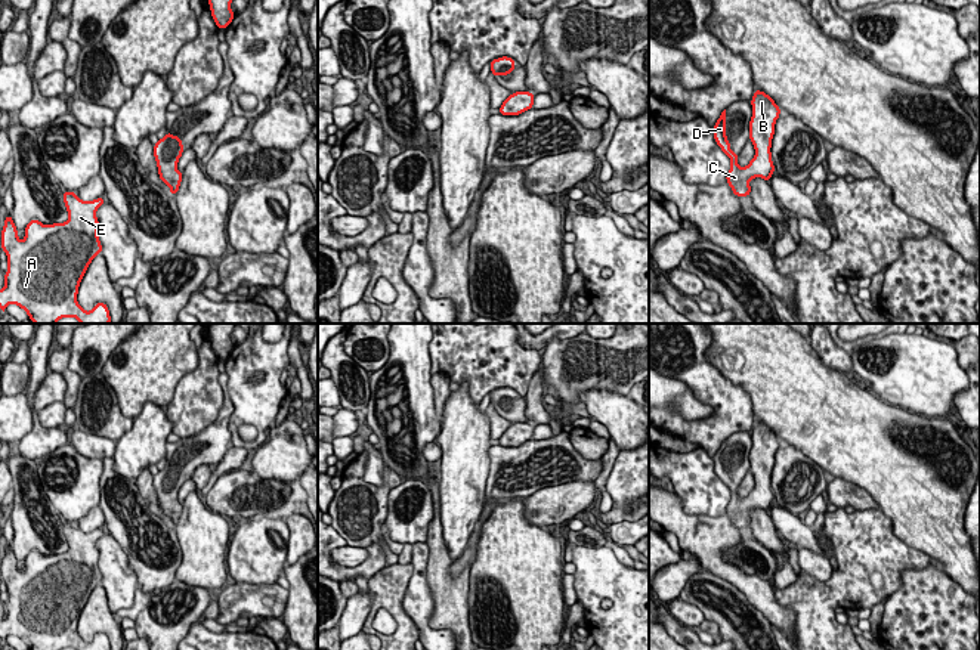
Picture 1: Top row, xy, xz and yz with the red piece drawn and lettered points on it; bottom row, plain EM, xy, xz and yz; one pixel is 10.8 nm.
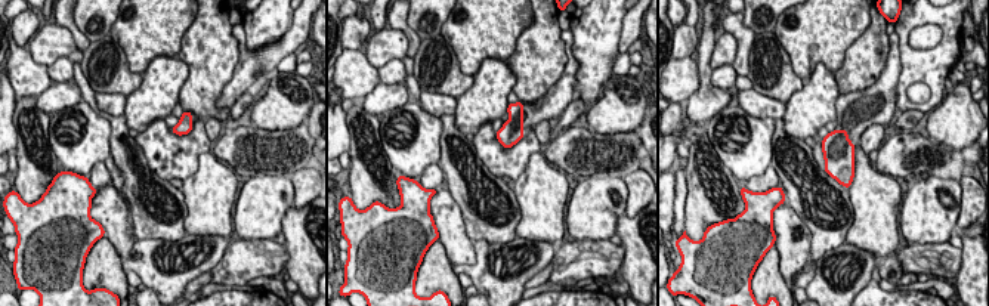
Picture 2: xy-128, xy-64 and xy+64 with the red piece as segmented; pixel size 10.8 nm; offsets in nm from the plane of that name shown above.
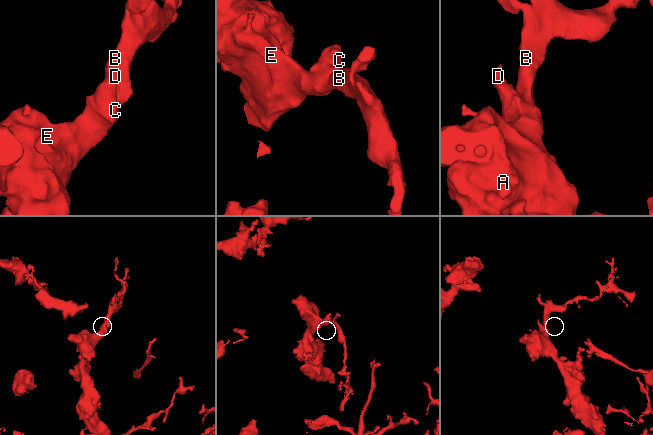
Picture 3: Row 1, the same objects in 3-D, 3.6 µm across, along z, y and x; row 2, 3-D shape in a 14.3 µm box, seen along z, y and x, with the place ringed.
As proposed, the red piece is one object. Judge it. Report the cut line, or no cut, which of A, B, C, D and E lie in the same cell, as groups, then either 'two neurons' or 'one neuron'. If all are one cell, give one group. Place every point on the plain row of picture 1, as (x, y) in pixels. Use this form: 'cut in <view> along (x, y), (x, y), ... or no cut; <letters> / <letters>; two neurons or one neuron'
no cut; A B C D E; one neuron

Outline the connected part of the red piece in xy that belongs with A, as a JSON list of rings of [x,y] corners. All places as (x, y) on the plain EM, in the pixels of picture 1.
[[[65,521],[64,533],[69,547],[67,552],[43,555],[33,550],[25,557],[22,572],[18,569],[12,547],[4,548],[0,578],[7,586],[7,603],[4,618],[0,620],[0,640],[4,643],[9,635],[16,635],[27,643],[30,650],[111,650],[105,634],[96,634],[90,643],[86,643],[77,632],[78,618],[89,595],[102,584],[96,542],[105,529],[86,533],[75,523]]]

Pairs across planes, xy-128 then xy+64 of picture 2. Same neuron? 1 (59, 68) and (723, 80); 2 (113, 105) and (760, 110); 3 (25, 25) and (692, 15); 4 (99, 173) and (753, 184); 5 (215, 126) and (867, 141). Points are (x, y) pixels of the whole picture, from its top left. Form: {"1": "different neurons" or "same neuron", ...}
{"1": "same neuron", "2": "same neuron", "3": "different neurons", "4": "same neuron", "5": "same neuron"}

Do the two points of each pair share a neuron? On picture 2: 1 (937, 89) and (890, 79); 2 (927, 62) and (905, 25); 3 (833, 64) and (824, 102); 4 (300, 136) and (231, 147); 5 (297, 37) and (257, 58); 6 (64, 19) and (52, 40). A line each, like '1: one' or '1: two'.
1: two
2: one
3: two
4: one
5: one
6: two

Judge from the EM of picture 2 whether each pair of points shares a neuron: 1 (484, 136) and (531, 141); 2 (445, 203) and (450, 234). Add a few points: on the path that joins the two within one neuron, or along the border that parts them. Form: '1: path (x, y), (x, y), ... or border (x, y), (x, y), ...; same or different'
1: path (495, 148), (500, 152), (519, 152); same
2: path (445, 210), (450, 226); same

